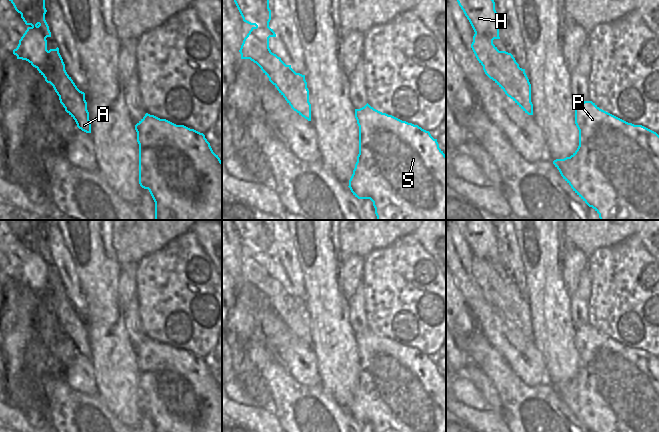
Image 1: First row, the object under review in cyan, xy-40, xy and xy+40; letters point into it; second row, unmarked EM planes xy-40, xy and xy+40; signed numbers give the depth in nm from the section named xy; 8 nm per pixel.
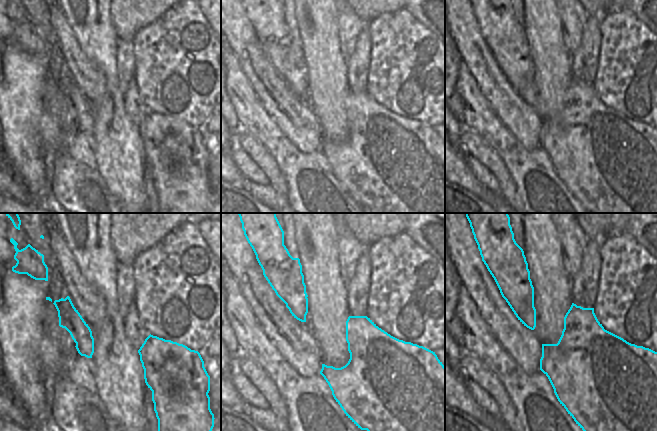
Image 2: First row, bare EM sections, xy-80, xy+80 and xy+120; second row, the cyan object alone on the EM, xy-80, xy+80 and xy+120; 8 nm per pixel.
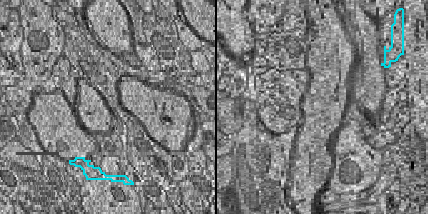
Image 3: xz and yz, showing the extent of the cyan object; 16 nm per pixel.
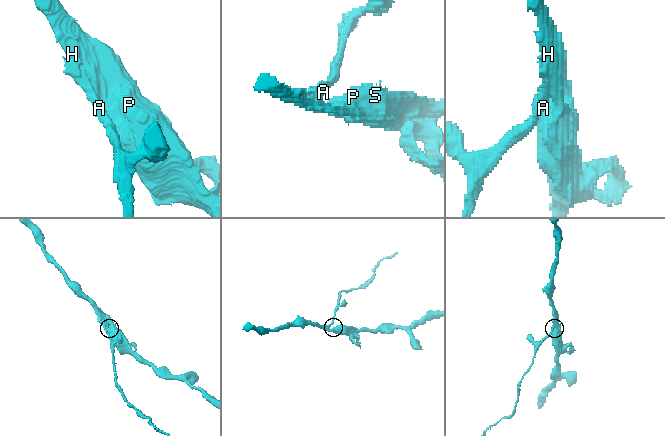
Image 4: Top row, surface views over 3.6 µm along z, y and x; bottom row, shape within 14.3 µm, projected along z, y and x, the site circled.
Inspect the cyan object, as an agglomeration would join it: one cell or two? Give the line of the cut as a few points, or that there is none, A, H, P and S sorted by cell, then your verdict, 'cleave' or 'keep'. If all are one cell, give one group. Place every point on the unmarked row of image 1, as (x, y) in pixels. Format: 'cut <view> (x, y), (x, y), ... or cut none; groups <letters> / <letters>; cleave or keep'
cut xy+40 (499, 275), (506, 284), (512, 286), (527, 302); groups A / H P S; cleave

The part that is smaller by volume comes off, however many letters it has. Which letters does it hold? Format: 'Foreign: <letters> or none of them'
Foreign: A

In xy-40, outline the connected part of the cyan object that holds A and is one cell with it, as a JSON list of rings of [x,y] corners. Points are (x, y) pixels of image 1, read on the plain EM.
[[[44,243],[37,251],[28,251],[13,278],[28,285],[50,307],[65,335],[75,344],[77,351],[91,357],[85,317],[80,315],[65,294],[59,272],[47,274],[47,261],[51,261]]]

